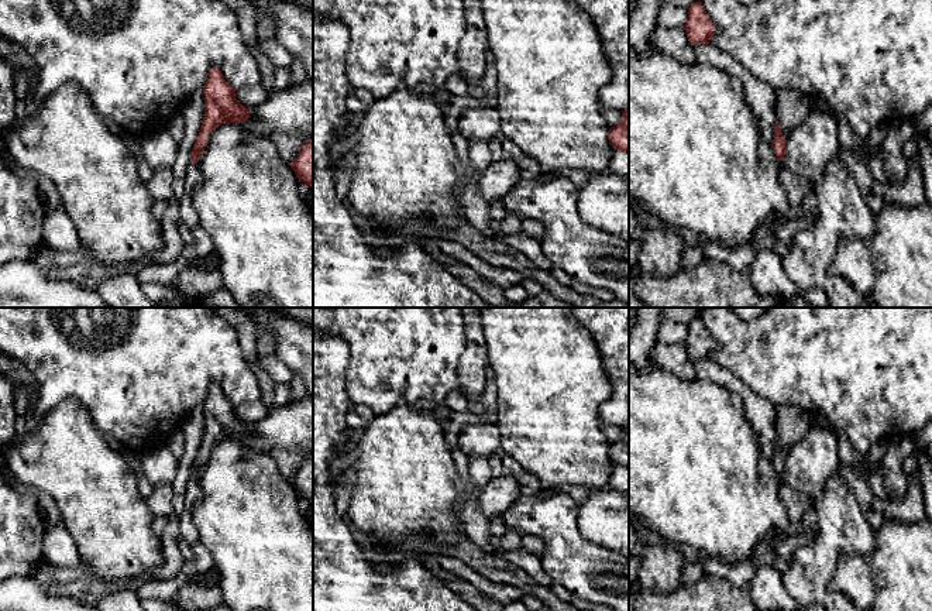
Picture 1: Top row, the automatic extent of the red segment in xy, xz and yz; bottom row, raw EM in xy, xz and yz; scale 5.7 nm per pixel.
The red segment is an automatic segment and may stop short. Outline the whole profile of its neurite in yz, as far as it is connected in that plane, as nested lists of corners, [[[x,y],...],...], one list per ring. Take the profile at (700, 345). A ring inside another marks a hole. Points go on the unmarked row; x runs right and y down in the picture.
[[[698,316],[689,323],[688,326],[688,334],[685,339],[685,349],[687,354],[691,361],[701,361],[701,360],[709,360],[709,356],[716,349],[716,344],[711,334],[708,333],[702,317]]]

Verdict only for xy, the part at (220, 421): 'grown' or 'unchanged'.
unchanged

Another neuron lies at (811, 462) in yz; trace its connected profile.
[[[812,425],[787,454],[784,480],[814,502],[823,492],[826,481],[839,474],[839,466],[835,433]]]

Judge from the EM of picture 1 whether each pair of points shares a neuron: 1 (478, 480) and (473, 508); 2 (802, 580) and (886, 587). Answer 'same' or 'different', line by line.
1: same
2: different

